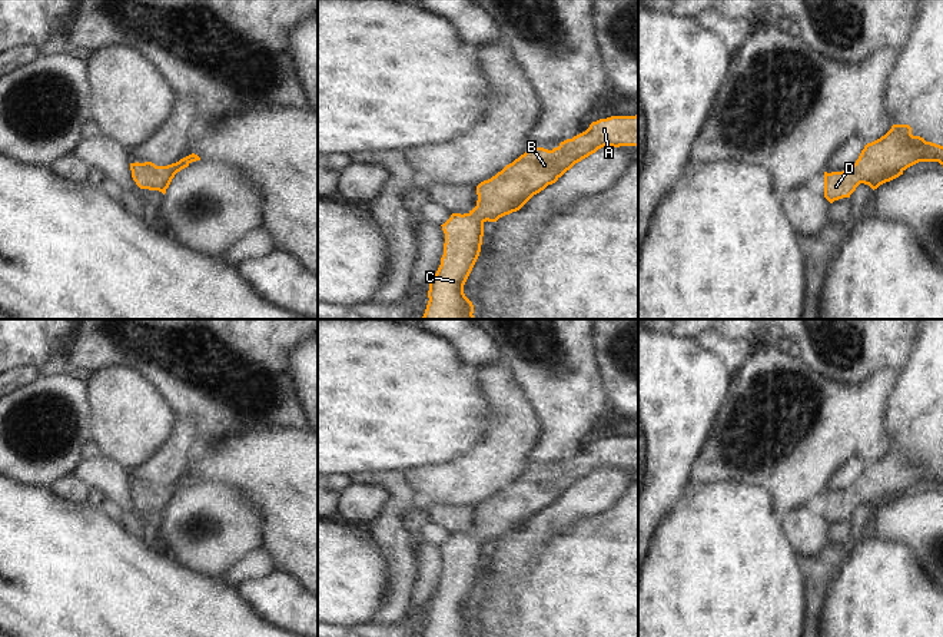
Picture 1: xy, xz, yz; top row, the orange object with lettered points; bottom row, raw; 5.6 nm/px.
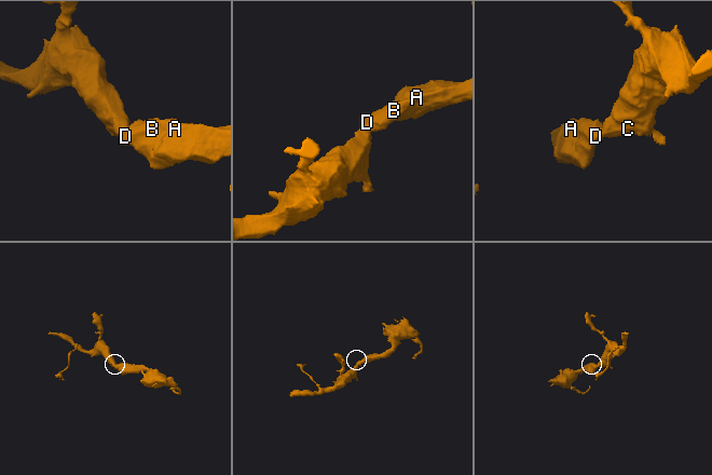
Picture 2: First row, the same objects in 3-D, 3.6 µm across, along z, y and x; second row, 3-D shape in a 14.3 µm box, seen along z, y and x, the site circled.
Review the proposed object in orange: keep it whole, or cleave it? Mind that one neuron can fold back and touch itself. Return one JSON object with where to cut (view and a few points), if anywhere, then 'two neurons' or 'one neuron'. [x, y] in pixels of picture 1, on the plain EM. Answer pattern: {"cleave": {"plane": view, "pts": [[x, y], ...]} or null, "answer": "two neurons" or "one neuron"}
{"cleave": null, "answer": "one neuron"}

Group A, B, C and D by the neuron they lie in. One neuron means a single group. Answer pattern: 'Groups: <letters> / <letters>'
Groups: A B C D

